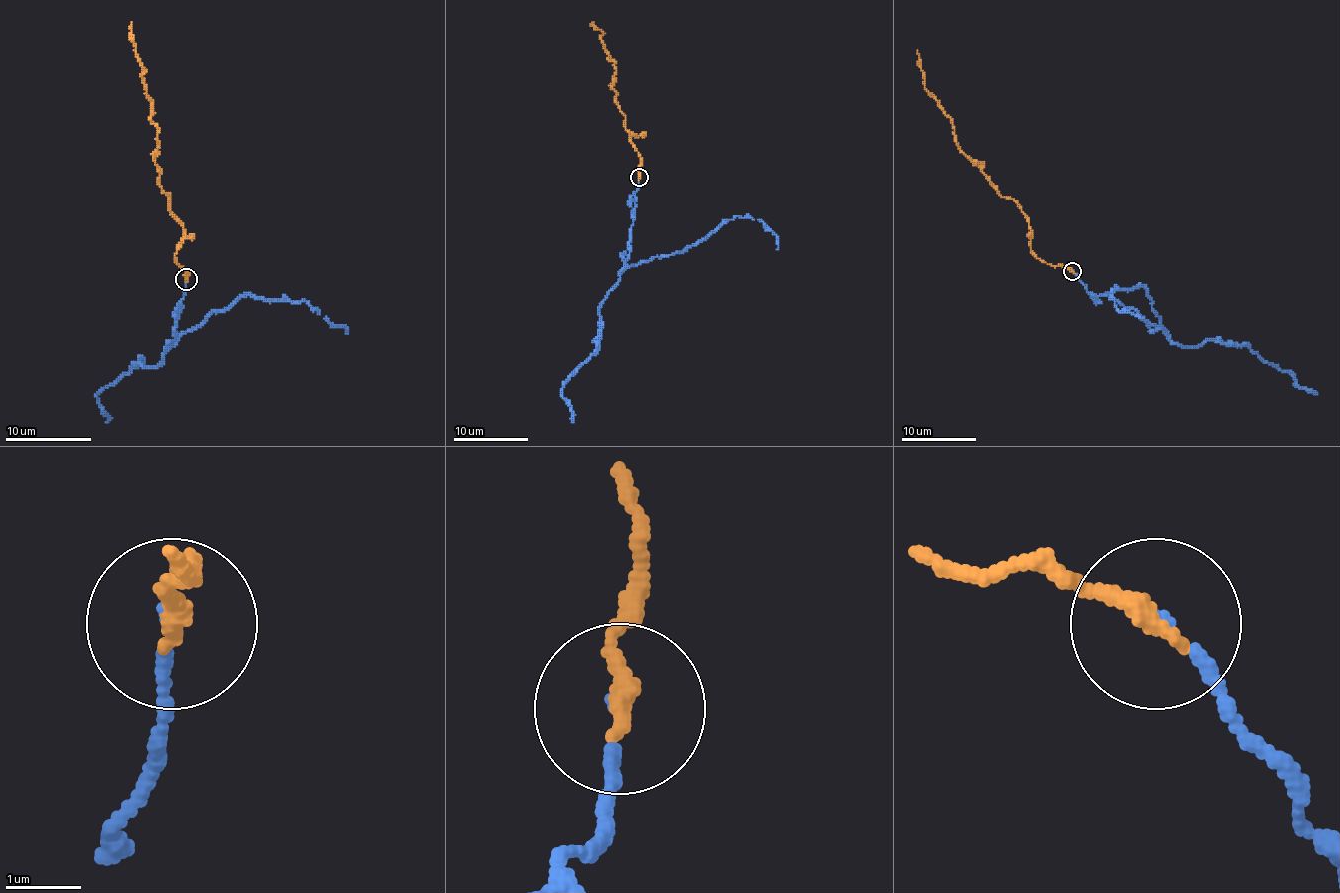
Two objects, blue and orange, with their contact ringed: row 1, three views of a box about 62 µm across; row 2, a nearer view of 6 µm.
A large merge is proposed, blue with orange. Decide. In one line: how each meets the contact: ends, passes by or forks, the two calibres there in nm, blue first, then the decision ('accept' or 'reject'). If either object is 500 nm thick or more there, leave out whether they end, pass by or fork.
blue ends there; orange ends there; 100 nm thick on the blue side, 280 nm on the other; reject

